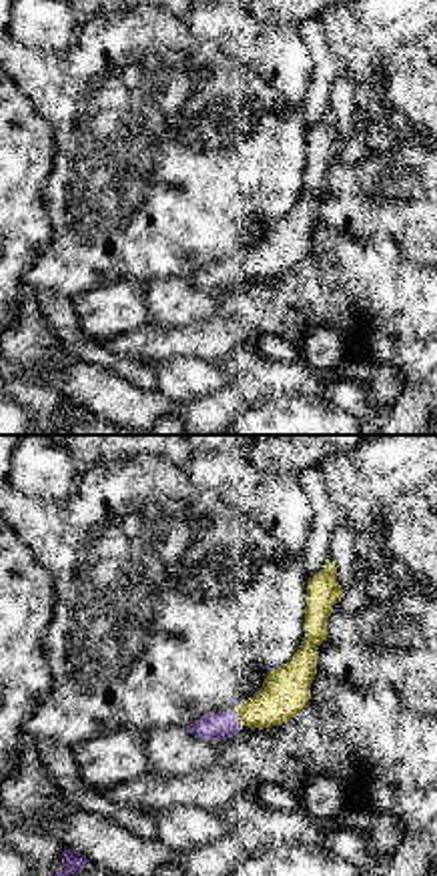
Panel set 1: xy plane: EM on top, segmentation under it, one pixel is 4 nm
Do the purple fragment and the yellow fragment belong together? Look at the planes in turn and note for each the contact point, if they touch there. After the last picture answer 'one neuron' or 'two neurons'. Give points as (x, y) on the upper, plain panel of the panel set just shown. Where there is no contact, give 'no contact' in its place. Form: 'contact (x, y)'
contact (237, 269)

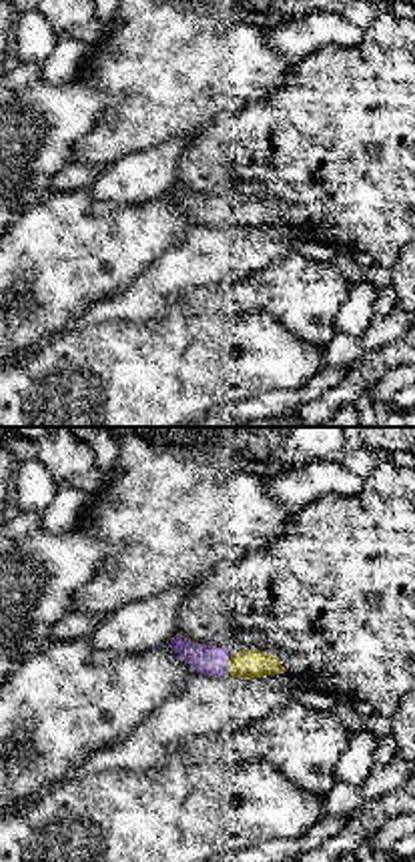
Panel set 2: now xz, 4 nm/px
contact (229, 211)

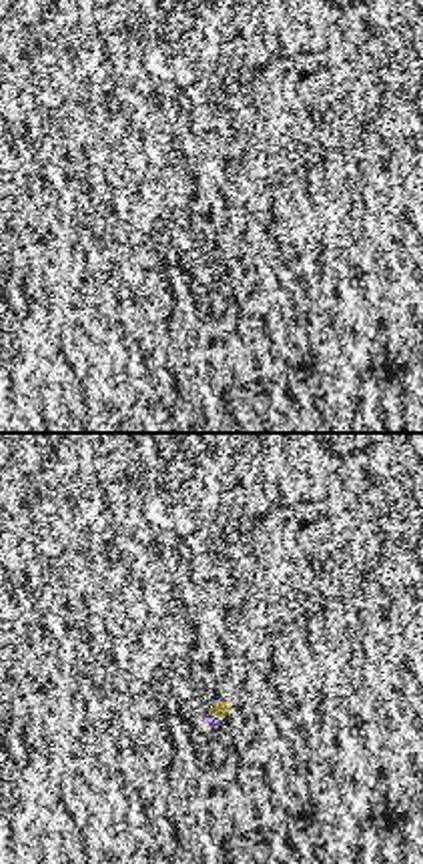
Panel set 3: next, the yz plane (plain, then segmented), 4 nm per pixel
contact (213, 267)

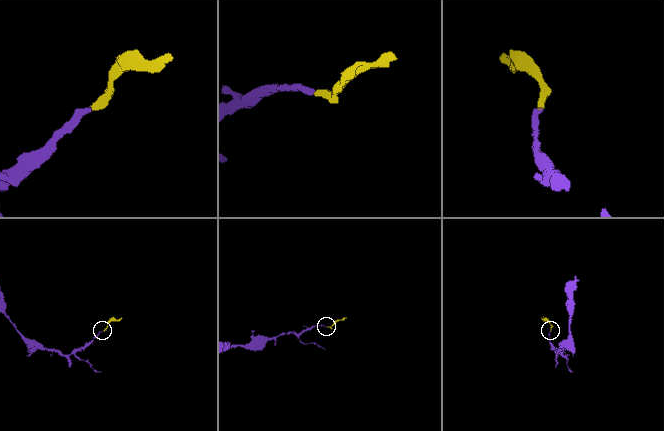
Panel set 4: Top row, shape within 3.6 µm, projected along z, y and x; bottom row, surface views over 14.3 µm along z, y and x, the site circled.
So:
one neuron

